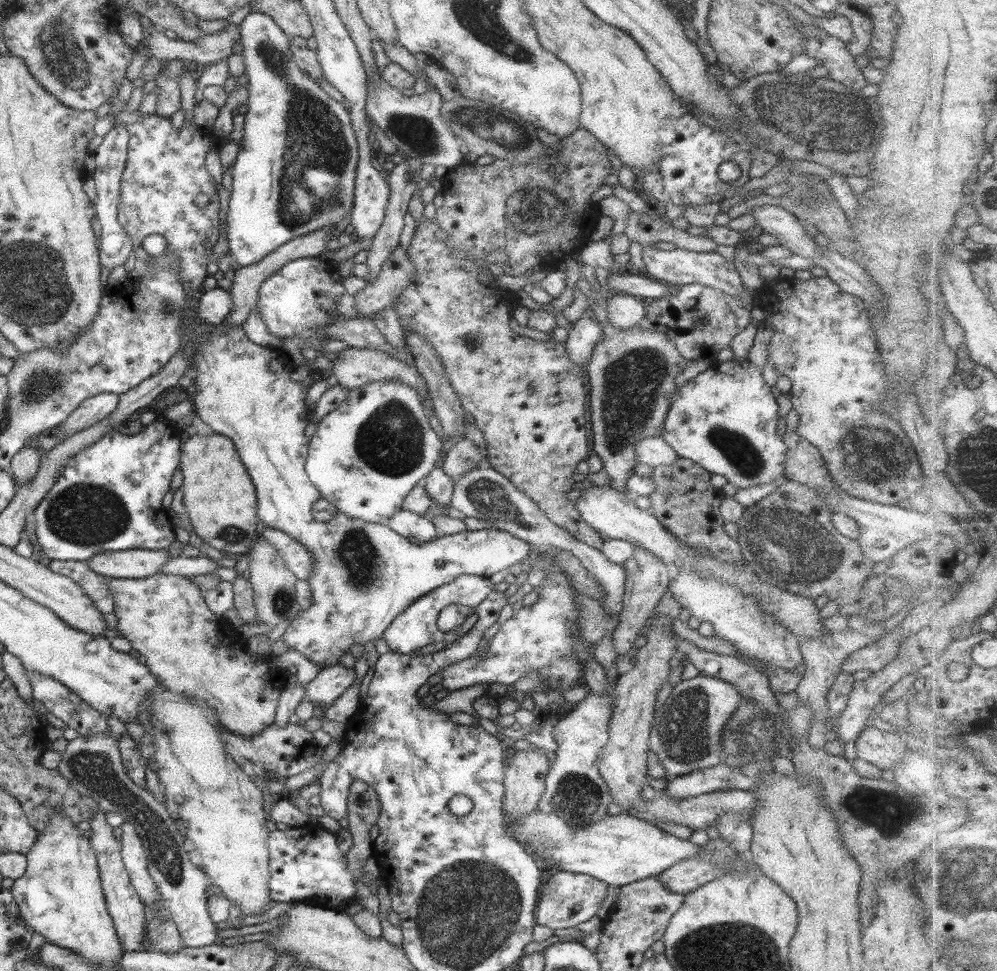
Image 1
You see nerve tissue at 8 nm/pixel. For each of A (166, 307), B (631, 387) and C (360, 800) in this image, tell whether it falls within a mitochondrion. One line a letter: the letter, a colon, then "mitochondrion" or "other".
A: mitochondrion
B: mitochondrion
C: other

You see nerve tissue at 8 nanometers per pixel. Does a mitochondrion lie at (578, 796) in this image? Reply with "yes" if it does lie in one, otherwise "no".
yes

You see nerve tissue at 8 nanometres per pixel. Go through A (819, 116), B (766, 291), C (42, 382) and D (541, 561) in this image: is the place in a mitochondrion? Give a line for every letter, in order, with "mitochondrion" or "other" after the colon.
A: mitochondrion
B: other
C: mitochondrion
D: other

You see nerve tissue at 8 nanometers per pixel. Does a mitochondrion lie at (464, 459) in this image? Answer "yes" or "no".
yes

